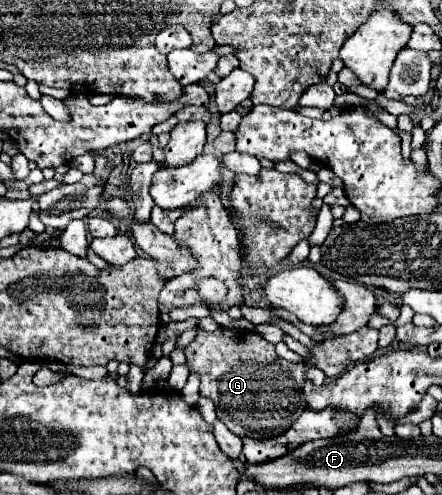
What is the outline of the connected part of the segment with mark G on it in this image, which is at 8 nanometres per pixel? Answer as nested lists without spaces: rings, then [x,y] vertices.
[[[219,327],[213,333],[197,331],[195,341],[185,347],[185,365],[191,373],[199,373],[201,377],[201,395],[209,397],[215,403],[217,419],[225,421],[229,431],[237,433],[239,437],[247,435],[253,439],[261,437],[275,437],[289,429],[293,421],[305,411],[305,399],[301,397],[301,385],[305,383],[305,365],[303,363],[289,363],[277,357],[275,347],[265,341],[255,331],[241,331],[241,329],[223,329]]]

